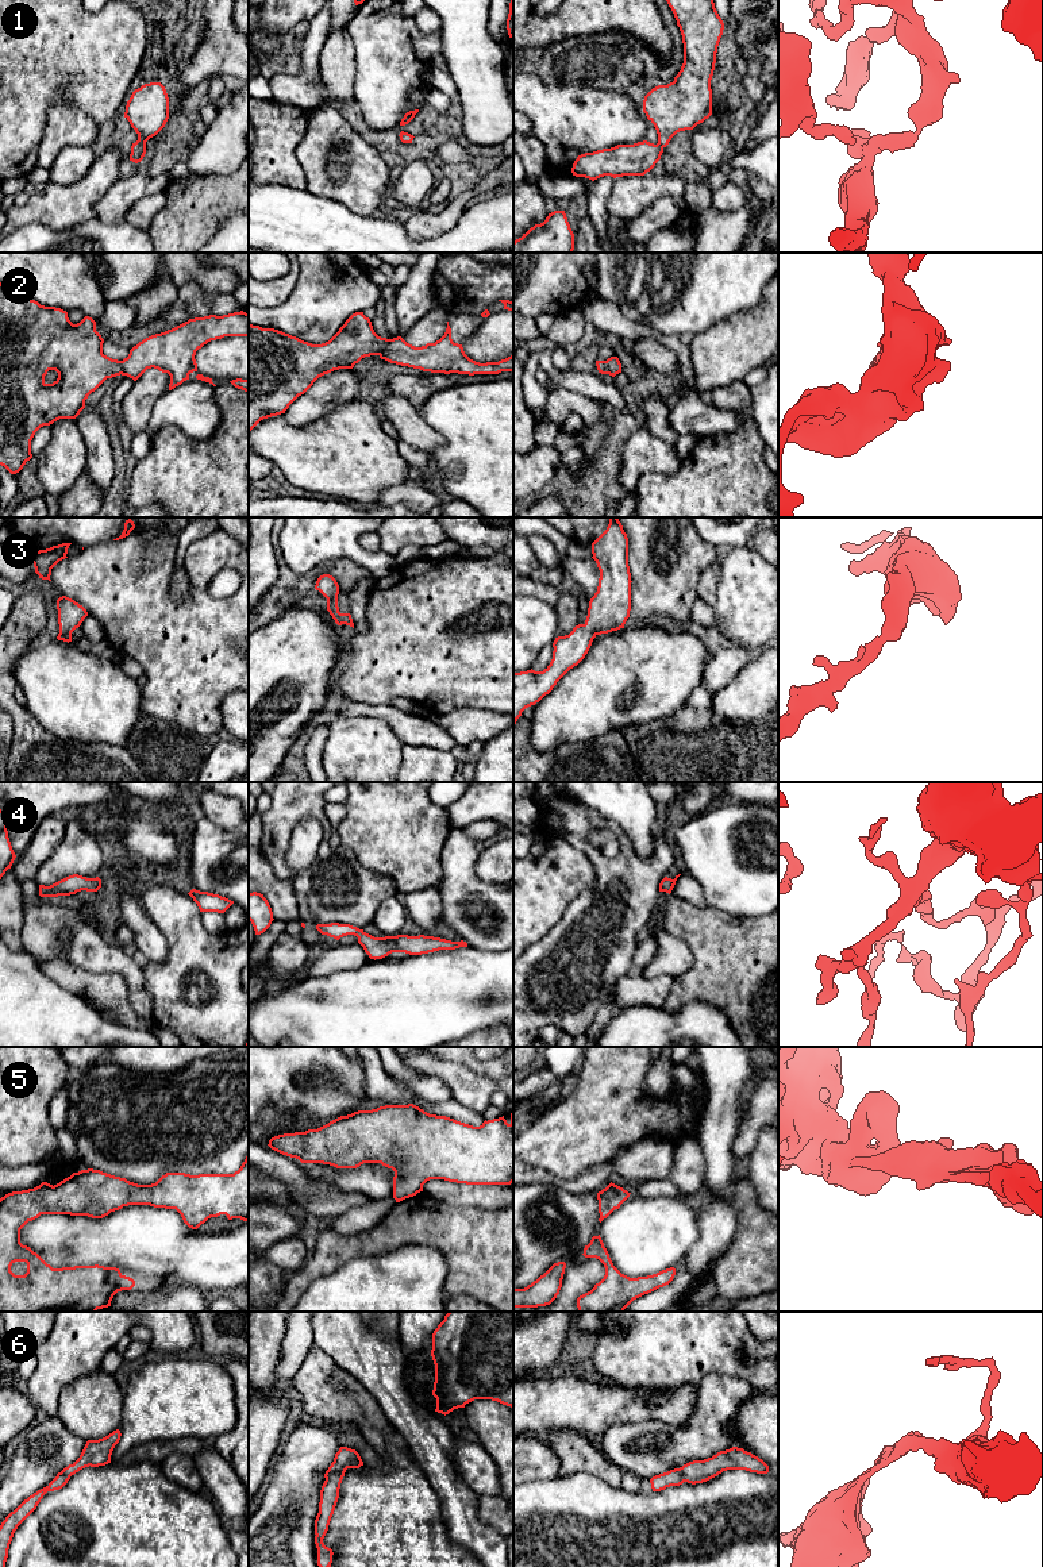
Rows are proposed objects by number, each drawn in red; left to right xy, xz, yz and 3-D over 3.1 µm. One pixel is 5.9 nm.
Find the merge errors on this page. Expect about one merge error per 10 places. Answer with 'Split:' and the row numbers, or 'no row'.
Split: no row

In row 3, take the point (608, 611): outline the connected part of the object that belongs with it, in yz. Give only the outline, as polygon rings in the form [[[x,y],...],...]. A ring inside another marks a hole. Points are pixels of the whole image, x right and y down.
[[[617,517],[592,543],[600,570],[597,592],[589,601],[588,616],[569,635],[555,638],[553,659],[543,671],[513,673],[513,727],[522,712],[539,702],[557,682],[588,654],[597,635],[624,628],[631,611],[628,538]]]

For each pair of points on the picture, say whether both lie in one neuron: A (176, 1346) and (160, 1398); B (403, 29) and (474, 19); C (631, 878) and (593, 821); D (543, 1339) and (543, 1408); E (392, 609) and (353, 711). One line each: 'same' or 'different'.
A: different
B: different
C: same
D: different
E: different

